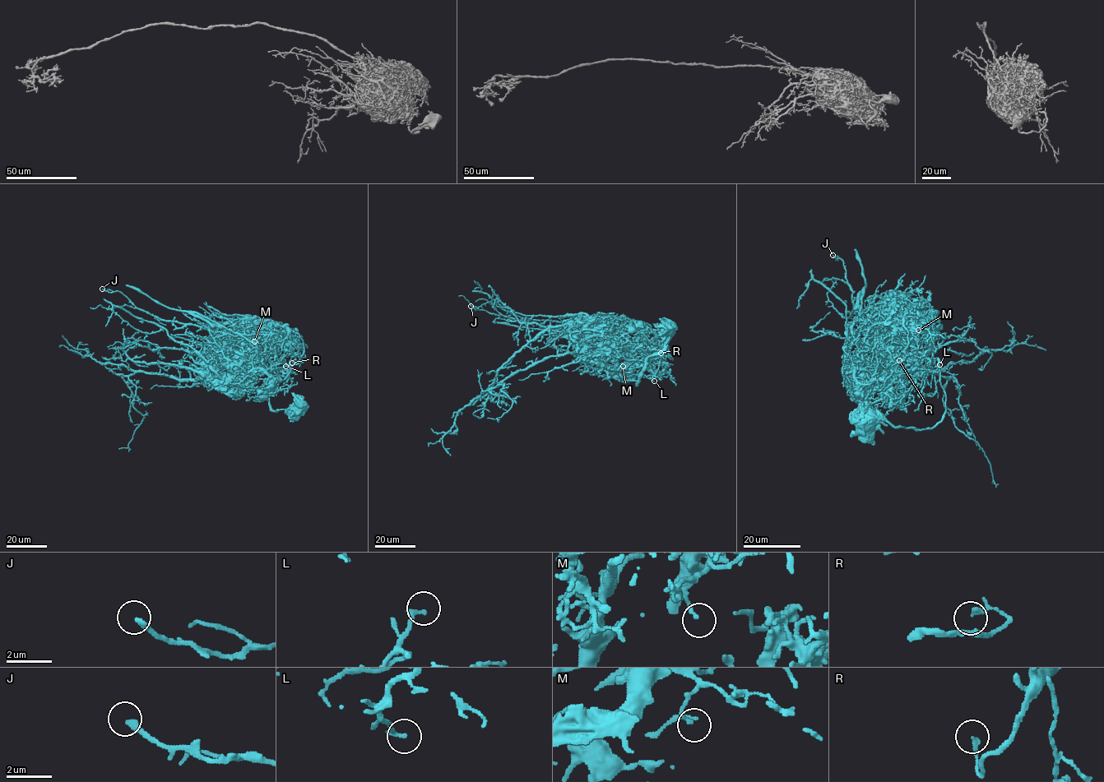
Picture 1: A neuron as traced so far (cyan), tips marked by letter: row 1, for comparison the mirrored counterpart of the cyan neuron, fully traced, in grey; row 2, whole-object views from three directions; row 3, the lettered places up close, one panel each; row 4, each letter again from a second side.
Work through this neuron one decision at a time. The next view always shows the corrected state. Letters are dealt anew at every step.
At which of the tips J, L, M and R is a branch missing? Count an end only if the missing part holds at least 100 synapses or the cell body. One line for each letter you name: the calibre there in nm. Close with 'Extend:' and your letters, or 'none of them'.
Extend: none of them

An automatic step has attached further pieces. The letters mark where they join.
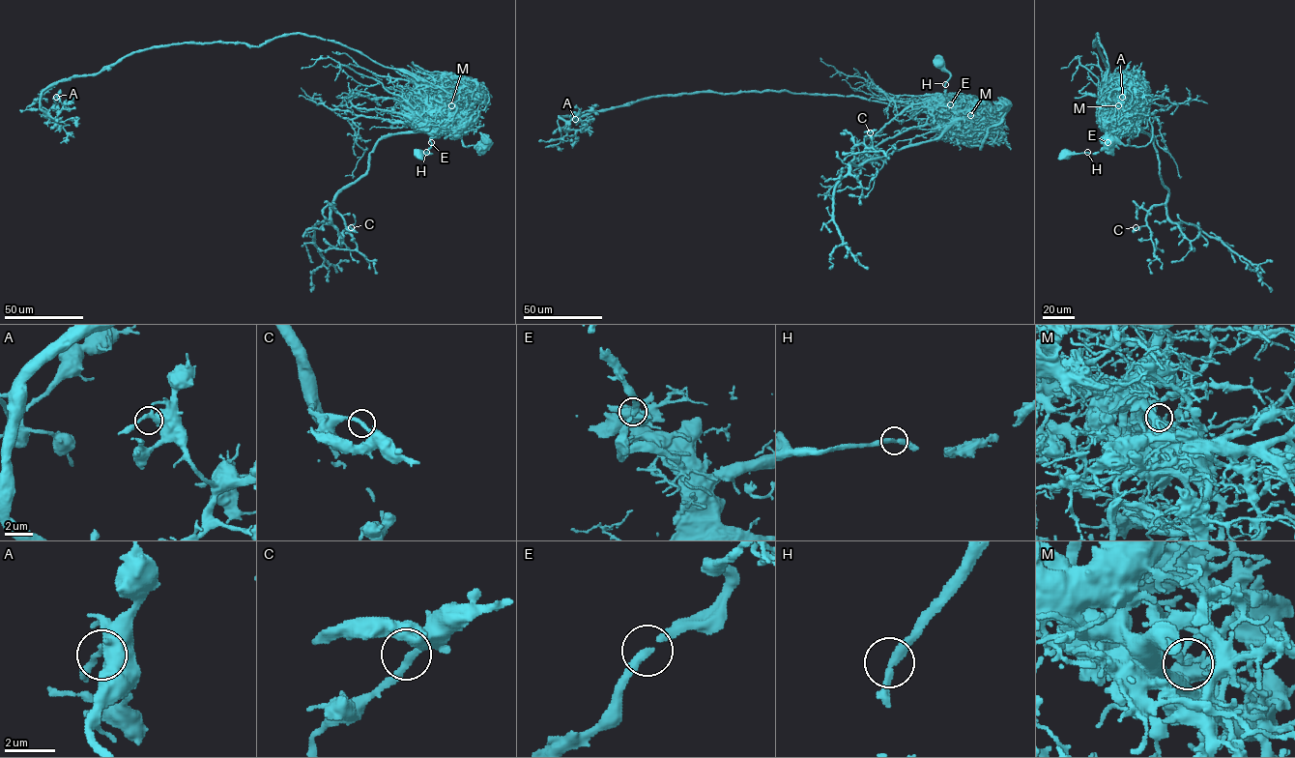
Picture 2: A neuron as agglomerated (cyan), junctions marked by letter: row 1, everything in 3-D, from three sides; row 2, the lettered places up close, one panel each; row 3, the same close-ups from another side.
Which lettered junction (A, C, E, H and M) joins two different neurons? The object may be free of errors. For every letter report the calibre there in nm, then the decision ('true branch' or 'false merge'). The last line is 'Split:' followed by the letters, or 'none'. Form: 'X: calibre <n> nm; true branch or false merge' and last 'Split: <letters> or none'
A: calibre 320 nm; true branch
C: calibre 280 nm; true branch
E: calibre 280 nm; true branch
H: calibre 320 nm; true branch
M: calibre 170 nm; false merge
Split: M

